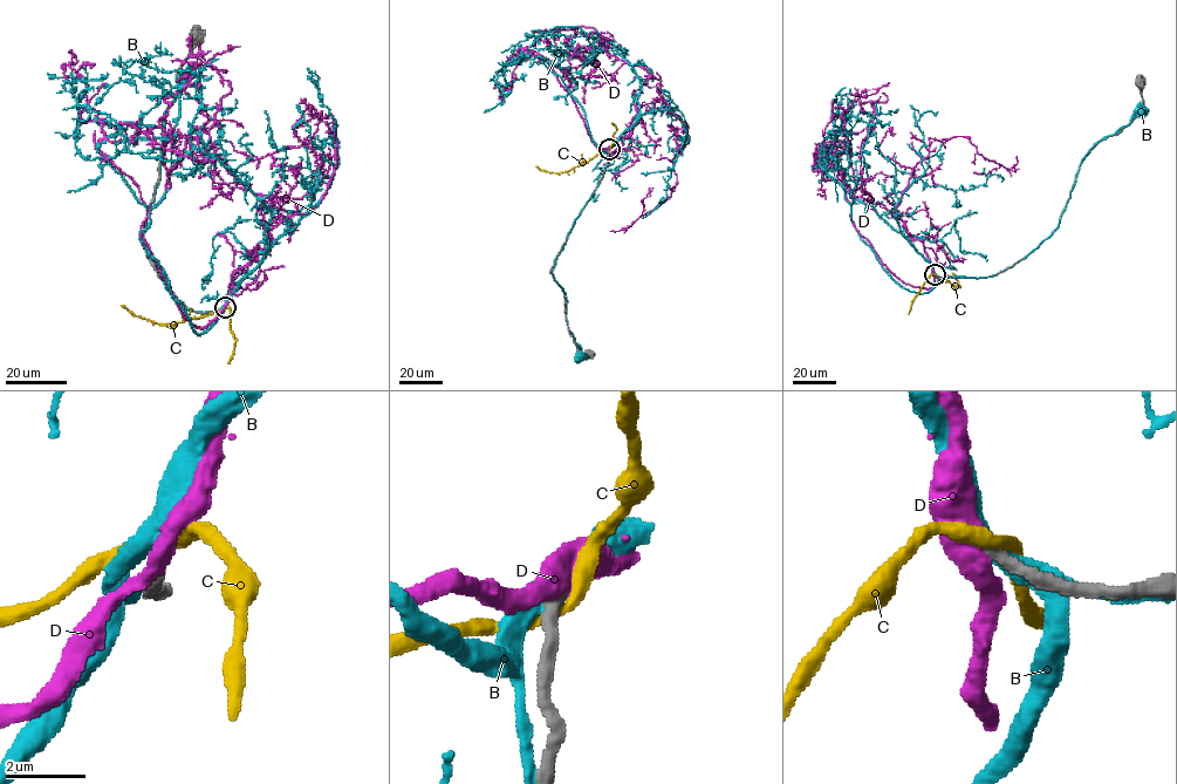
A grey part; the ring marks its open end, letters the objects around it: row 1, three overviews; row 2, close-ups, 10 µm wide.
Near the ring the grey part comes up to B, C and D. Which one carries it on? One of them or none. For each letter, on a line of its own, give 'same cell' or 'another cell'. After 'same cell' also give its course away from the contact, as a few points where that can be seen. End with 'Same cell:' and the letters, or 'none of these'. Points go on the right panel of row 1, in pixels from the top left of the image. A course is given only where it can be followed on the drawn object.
B: another cell
C: another cell
D: same cell; course (935, 274), (923, 243), (894, 208), (930, 138), (967, 137), (1008, 170), (1017, 156)
Same cell: D

